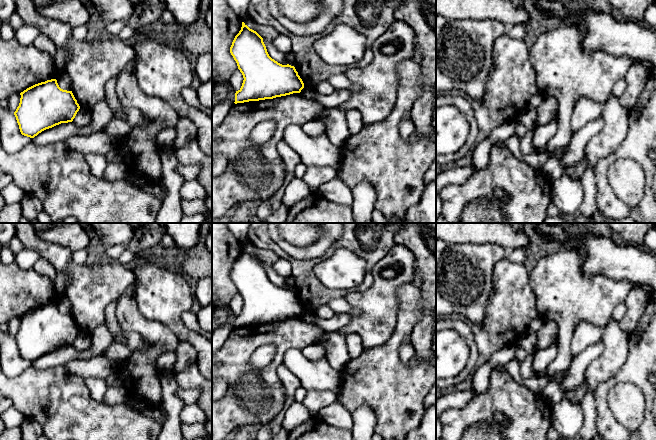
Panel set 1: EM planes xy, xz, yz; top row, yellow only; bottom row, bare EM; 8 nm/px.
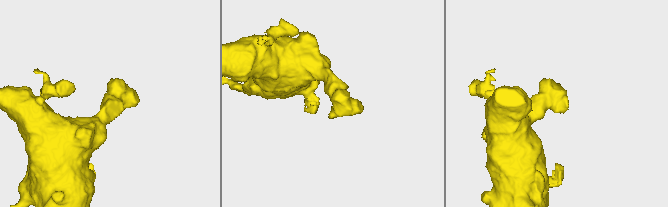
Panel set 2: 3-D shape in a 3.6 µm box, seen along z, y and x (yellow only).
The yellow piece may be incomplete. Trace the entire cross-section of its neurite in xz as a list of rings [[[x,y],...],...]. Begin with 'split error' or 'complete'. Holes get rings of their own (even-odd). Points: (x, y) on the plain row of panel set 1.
complete; [[[244,246],[232,266],[230,277],[244,302],[241,312],[235,317],[235,328],[300,317],[304,312],[304,307],[295,291],[289,288],[282,289],[272,283],[267,276],[263,262]]]

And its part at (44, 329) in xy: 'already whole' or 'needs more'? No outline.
already whole

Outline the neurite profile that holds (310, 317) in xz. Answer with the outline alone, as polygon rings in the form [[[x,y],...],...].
[[[304,311],[300,318],[306,322],[309,322],[309,323],[315,323],[316,320],[317,320],[317,316],[316,316],[316,313],[312,313],[312,312],[308,312],[308,311]]]

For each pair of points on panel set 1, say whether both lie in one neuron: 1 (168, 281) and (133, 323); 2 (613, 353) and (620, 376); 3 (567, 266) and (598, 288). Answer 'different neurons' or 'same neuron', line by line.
1: different neurons
2: different neurons
3: same neuron

